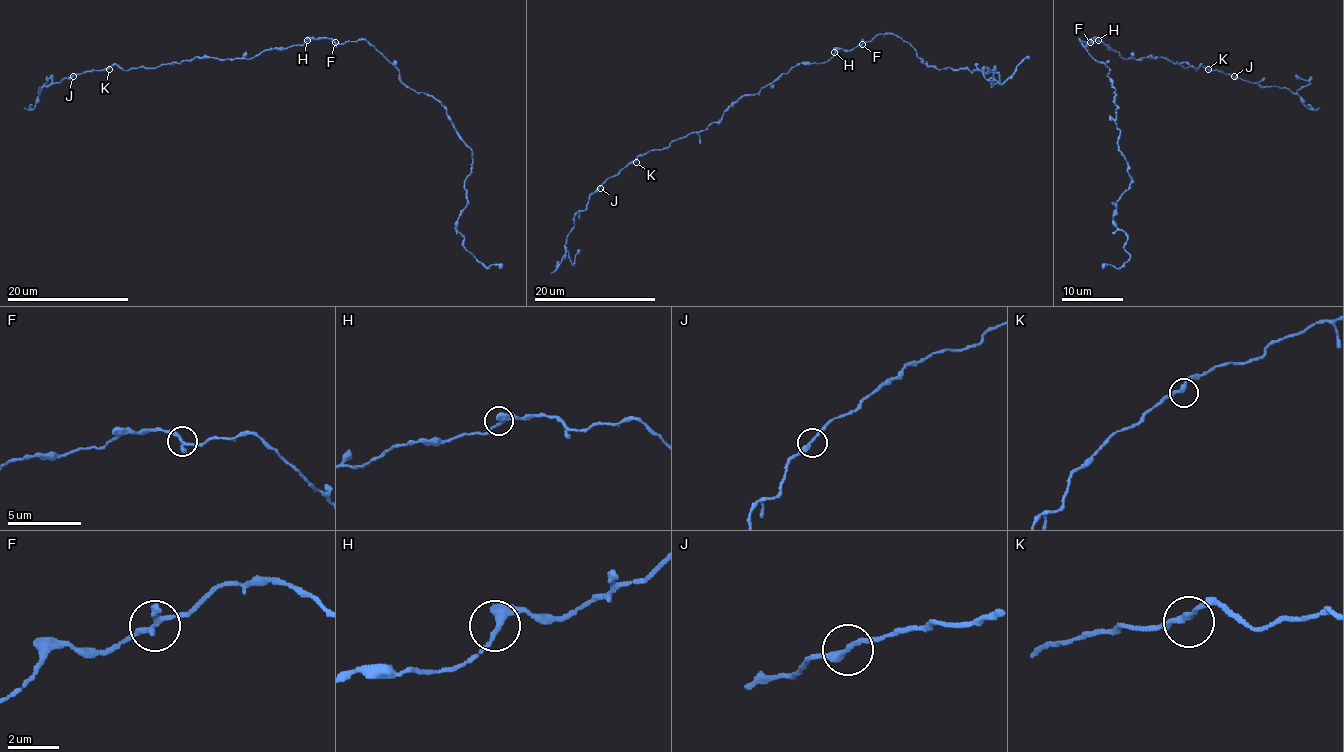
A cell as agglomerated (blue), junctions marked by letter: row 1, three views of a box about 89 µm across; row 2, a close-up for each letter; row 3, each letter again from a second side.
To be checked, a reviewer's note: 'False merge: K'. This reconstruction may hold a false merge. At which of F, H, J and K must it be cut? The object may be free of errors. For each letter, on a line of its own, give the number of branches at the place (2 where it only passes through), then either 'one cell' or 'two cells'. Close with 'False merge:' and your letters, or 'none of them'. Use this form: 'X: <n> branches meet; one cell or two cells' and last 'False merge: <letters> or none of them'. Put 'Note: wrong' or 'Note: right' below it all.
F: 2 branches meet; one cell
H: 2 branches meet; one cell
J: 2 branches meet; one cell
K: 2 branches meet; one cell
False merge: none of them
Note: wrong

